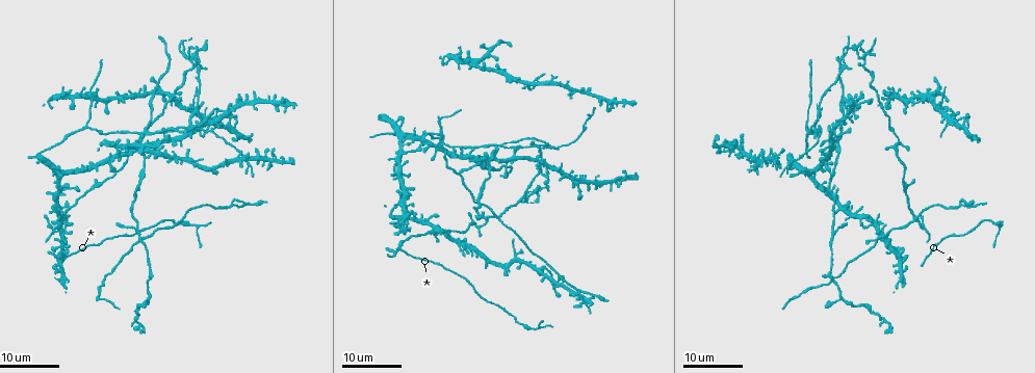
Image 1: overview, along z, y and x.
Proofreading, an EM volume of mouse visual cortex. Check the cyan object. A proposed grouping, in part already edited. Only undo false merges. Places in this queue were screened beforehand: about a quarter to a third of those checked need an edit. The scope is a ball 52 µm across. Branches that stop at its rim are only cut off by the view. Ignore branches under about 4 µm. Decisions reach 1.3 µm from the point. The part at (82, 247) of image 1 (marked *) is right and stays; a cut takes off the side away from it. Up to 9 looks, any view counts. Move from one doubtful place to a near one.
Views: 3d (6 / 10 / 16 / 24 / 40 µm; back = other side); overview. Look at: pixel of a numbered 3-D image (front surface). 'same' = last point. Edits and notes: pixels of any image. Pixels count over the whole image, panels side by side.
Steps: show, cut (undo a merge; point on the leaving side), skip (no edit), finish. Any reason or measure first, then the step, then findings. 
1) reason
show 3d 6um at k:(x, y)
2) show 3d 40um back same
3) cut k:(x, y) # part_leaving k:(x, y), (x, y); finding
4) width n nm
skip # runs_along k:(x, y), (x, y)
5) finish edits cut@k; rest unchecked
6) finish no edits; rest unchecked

three-way junction
show 3d 16um at 1:(807, 126)

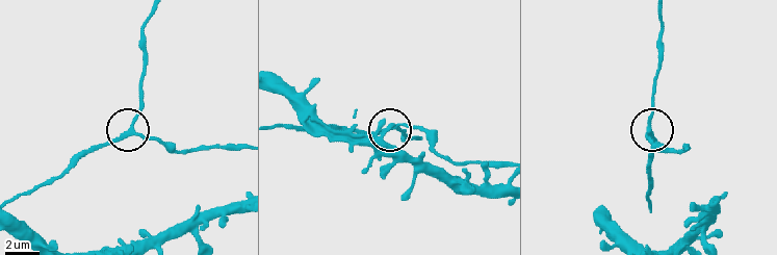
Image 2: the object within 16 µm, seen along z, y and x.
zoom in
show 3d 10um at 2:(133, 127)

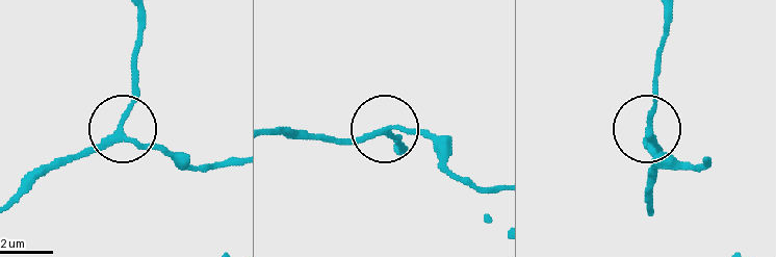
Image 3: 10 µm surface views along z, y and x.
width 200 nm
skip # runs_along 3:(493, 189), (459, 176), (419, 135), (383, 129), (334, 142); all the same cell

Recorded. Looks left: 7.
show 3d 16um at 1:(407, 137)

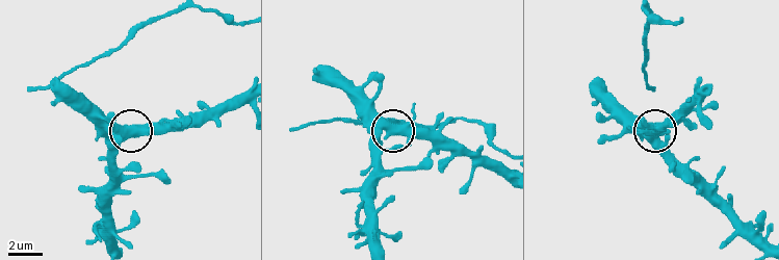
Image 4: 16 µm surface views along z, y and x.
show 3d 10um at 4:(391, 126)

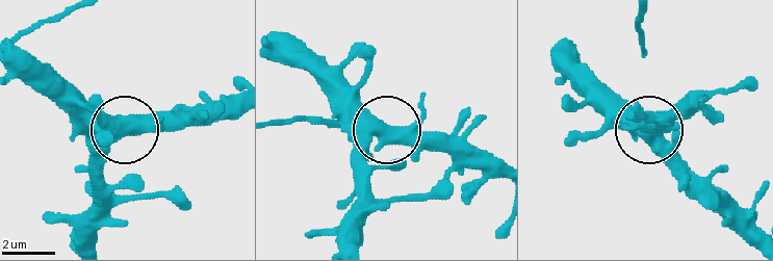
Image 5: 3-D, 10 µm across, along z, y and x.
side_arm 5 um
skip # one cell here

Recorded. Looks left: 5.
thick turns thin
show 3d 16um at 1:(155, 132)

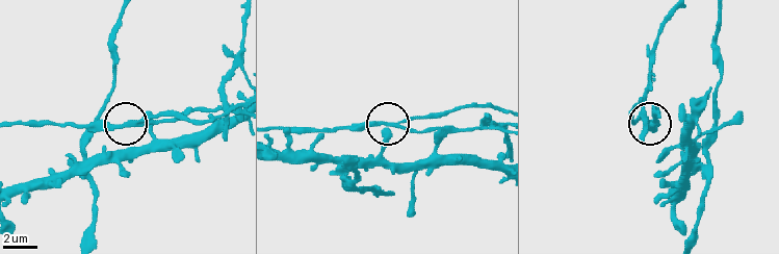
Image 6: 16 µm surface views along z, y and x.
closer look
show 3d 10um at 6:(126, 123)

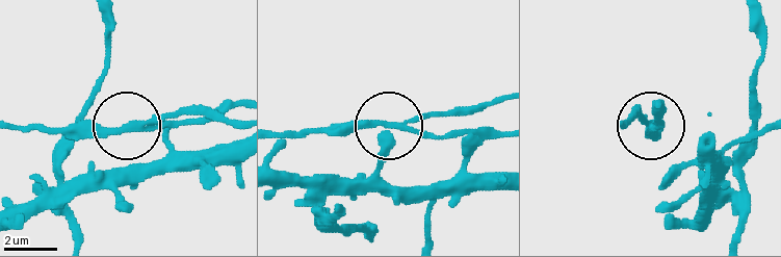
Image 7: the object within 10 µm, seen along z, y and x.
show 3d 6um at 7:(390, 126)

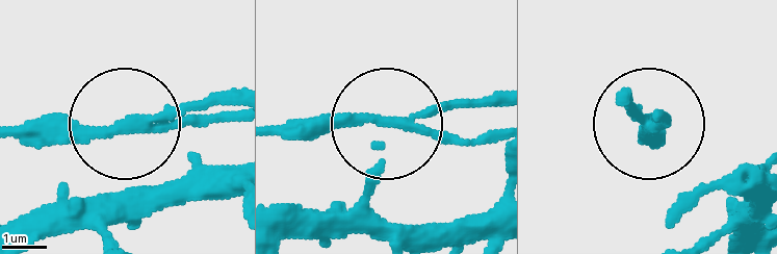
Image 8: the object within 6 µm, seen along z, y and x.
cut 8:(456, 142) # part_leaving 8:(395, 123), (492, 142); a second cell is stuck on

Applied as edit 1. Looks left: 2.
four arms meet
show 3d 24um at 1:(837, 148)

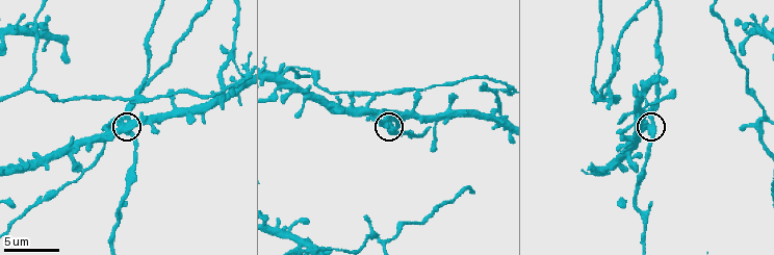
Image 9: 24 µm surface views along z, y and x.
show 3d 6um at 9:(649, 128)

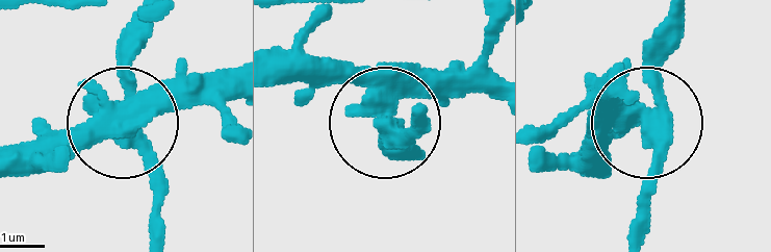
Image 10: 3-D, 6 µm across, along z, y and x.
width 470 nm
cut 10:(123, 57) # part_leaving 10:(663, 126), (640, 234); a second cell is stuck on

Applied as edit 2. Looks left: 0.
finish edits cut@8, cut@10; rest unchecked

